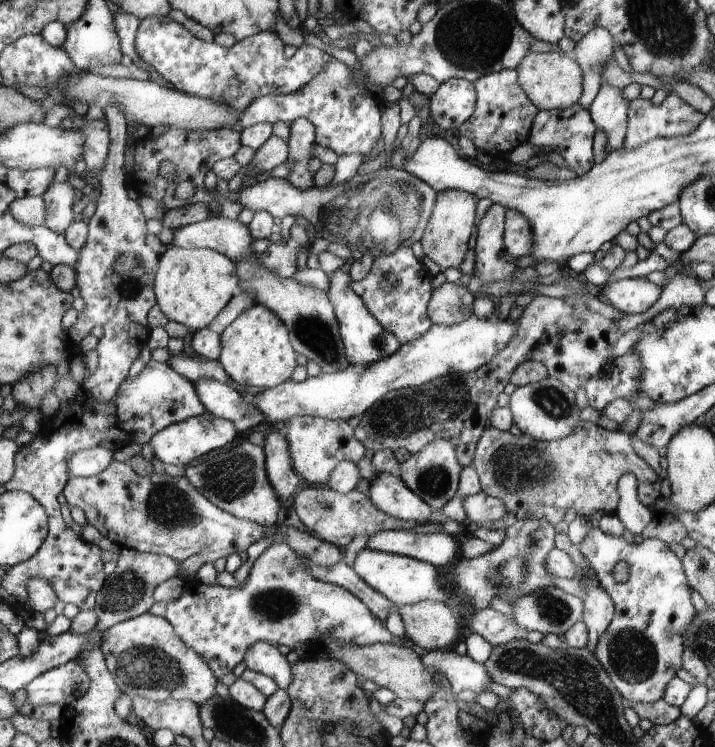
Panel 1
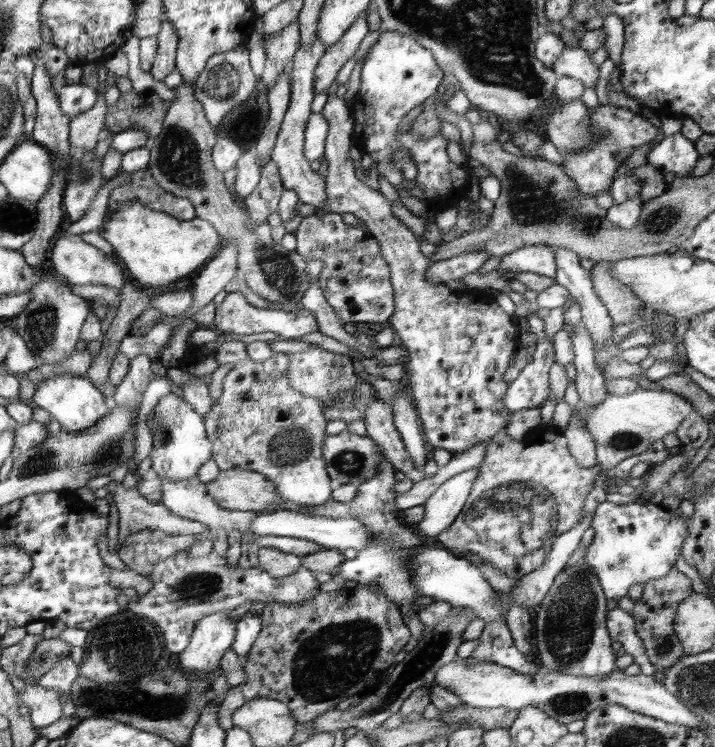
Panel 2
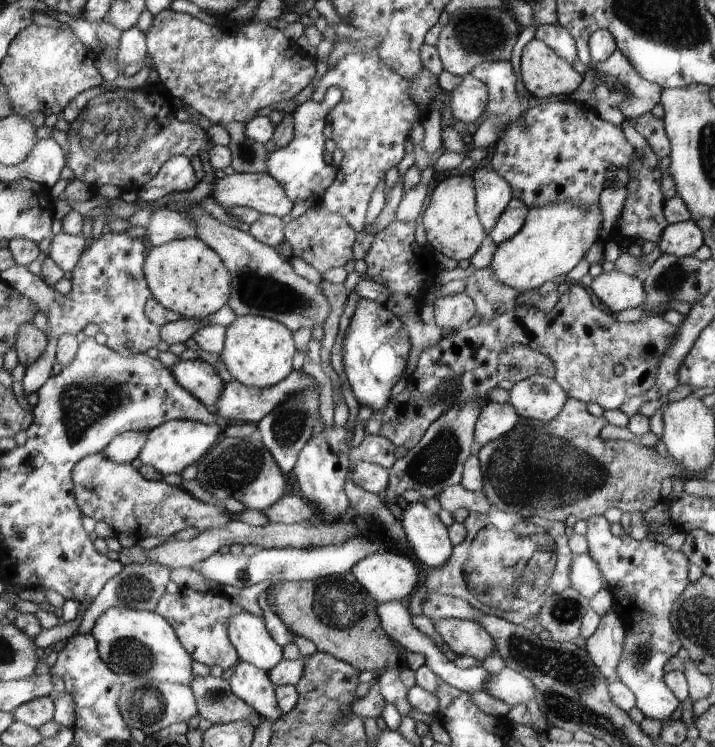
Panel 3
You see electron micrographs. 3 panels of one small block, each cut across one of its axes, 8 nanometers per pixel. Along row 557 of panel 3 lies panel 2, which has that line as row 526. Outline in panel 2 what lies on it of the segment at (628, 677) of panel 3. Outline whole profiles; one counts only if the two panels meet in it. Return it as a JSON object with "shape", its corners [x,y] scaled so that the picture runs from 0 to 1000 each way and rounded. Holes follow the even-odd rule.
{"shape":[[[842,672],[827,695],[827,707],[834,711],[828,728],[820,736],[815,747],[821,758],[828,762],[850,803],[873,801],[878,787],[887,779],[906,779],[937,770],[943,764],[943,752],[961,722],[961,704],[957,693],[920,680],[917,675],[880,673],[856,675]]]}

